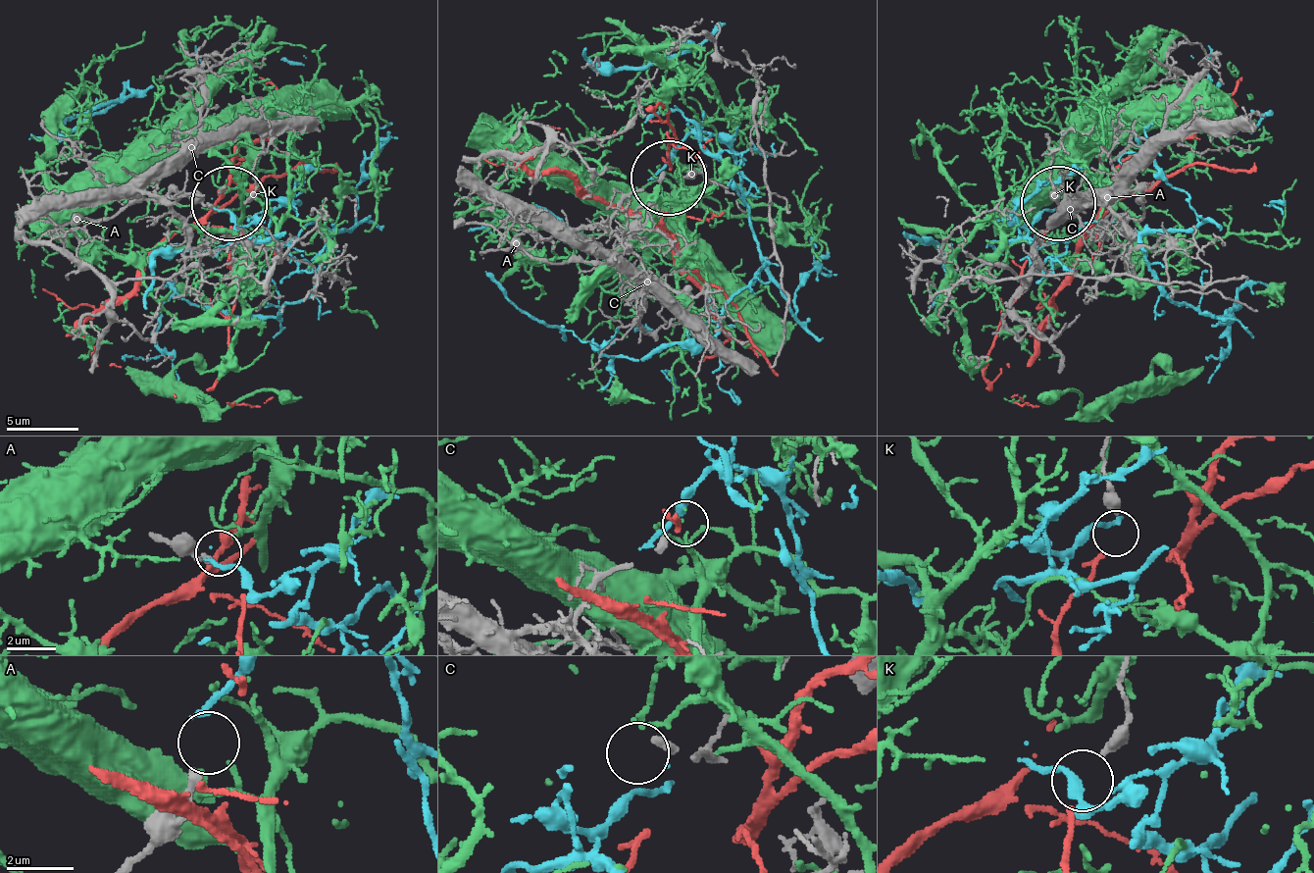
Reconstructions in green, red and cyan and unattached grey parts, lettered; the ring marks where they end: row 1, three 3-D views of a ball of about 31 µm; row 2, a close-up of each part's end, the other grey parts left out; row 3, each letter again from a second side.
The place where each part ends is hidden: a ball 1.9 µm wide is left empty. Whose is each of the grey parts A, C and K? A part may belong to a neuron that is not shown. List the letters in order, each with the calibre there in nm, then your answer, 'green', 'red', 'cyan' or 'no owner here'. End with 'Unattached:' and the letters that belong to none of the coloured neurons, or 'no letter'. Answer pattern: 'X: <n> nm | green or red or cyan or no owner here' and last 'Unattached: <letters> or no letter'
A: 280 nm | cyan
C: 280 nm | no owner here
K: 380 nm | red
Unattached: C

